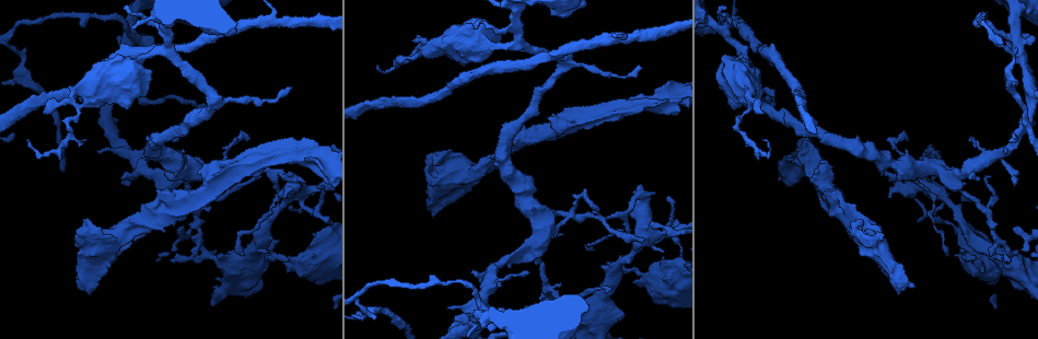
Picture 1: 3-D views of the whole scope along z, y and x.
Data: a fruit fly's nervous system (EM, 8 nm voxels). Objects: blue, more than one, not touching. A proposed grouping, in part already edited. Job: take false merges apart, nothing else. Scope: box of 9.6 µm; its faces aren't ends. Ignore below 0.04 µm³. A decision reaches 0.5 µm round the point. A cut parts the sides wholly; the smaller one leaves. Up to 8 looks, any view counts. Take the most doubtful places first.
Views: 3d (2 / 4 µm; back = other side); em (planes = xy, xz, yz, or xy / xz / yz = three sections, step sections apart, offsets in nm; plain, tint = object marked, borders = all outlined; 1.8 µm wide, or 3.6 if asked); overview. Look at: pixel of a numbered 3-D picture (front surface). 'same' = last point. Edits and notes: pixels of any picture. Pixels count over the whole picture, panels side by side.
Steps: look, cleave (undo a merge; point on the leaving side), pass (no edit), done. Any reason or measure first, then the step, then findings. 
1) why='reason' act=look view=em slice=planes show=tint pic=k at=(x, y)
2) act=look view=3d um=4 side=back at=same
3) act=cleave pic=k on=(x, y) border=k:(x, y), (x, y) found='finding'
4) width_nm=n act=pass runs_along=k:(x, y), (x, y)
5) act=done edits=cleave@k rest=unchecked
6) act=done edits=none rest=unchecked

why='arms part here' act=look view=em slice=xy step=4 show=tint pic=1 at=(1013, 35)

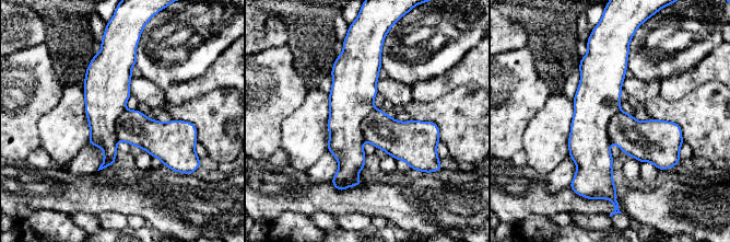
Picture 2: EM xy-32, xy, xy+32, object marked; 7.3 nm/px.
why='another direction' act=look view=em slice=planes show=tint at=same

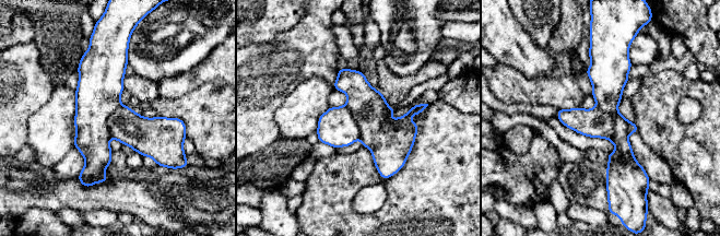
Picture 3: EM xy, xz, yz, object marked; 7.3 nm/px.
width_nm=260 act=pass runs_along=3:(598, 51), (621, 141), (609, 183) found='one neuron here'

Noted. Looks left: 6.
why='touches itself' act=look view=em slice=planes show=tint pic=1 at=(749, 108)

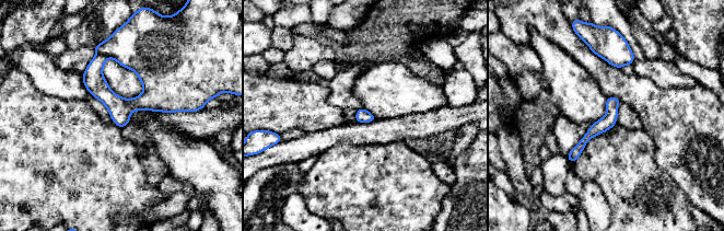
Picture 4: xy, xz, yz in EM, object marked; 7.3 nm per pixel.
width_nm=100 act=pass runs_along=4:(615, 100), (611, 114), (571, 159) found='continuous, no second neuron'

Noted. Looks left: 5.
why='sharp bend' act=look view=em um=3.6 slice=yz step=4 show=tint pic=1 at=(316, 212)

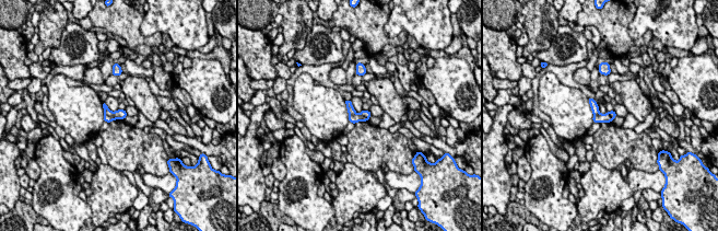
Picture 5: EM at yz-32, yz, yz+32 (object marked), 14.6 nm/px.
act=look view=em um=3.6 slice=planes show=tint at=same

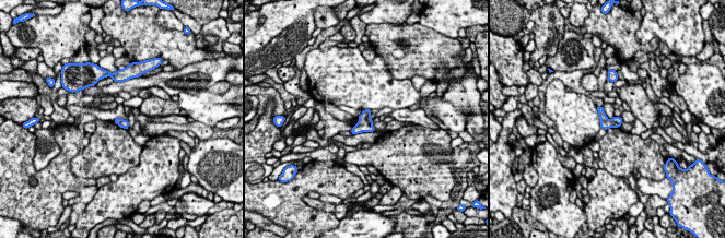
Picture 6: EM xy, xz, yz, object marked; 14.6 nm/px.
width_nm=130 act=cleave pic=6 on=(362, 126) border=6:(370, 112), (366, 121), (371, 126) found='a second neuron is stuck on'

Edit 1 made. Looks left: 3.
act=done edits=cleave@6 rest=unchecked

